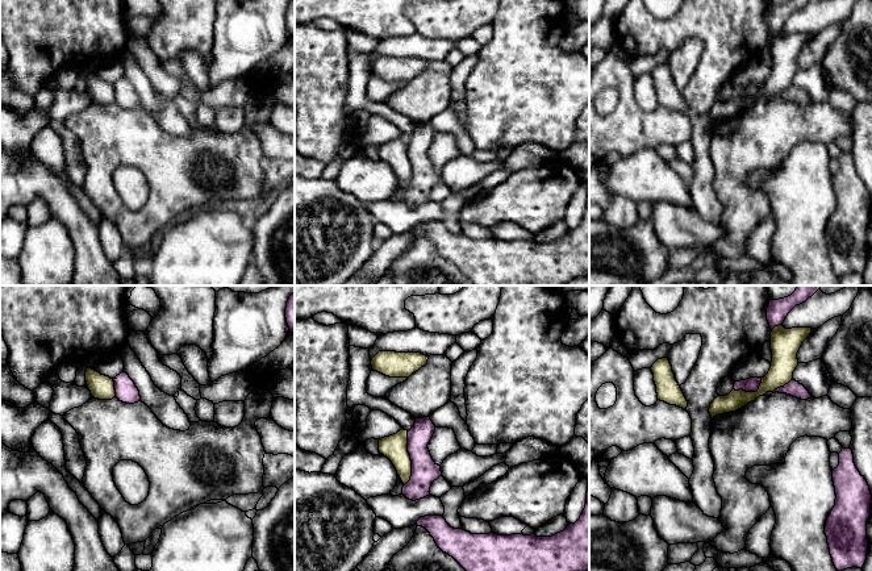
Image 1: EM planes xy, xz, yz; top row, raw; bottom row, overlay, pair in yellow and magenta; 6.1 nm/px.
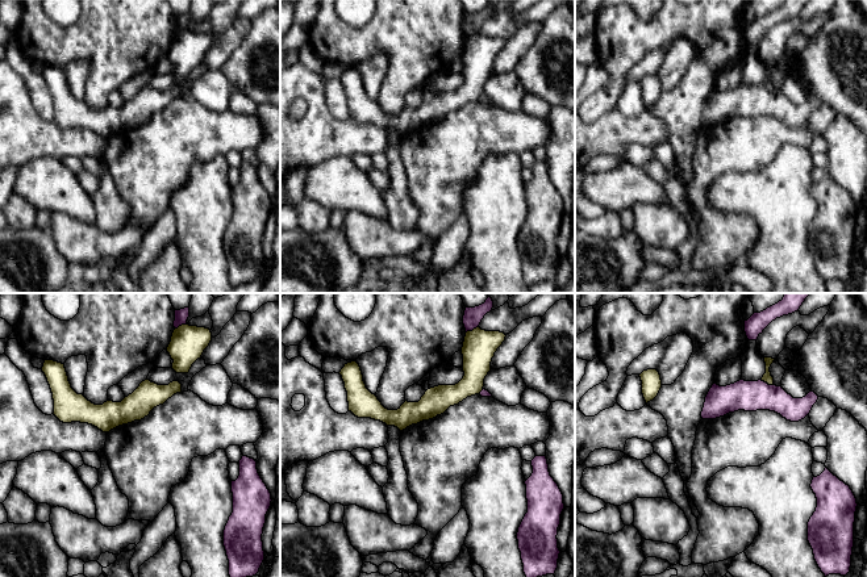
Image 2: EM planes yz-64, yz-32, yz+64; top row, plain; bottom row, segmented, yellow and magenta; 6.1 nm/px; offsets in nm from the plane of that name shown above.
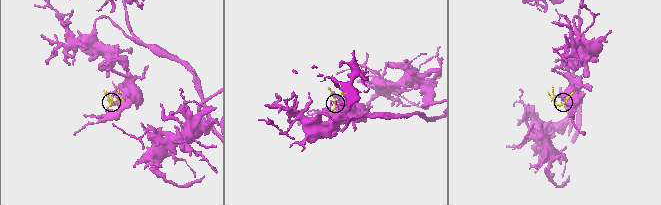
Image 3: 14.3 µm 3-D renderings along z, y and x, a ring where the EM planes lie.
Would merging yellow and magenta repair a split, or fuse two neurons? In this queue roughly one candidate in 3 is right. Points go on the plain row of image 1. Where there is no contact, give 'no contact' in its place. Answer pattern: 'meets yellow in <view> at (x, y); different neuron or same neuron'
meets yellow in xz at (409, 165); different neuron

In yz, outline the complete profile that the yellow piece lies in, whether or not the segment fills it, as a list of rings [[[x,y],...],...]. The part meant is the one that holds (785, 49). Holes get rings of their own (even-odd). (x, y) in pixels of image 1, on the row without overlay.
[[[775,32],[771,37],[772,67],[768,79],[762,83],[756,97],[733,95],[726,101],[717,101],[710,109],[709,118],[713,122],[740,114],[767,97],[784,92],[793,84],[793,76],[798,71],[797,58],[802,47],[810,41],[811,33],[785,34]]]

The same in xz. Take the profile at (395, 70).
[[[379,57],[371,66],[374,76],[389,83],[409,83],[427,68],[421,58]]]

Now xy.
[[[87,74],[85,87],[92,103],[99,105],[112,105],[116,103],[114,87],[109,82],[101,80],[92,74]]]

